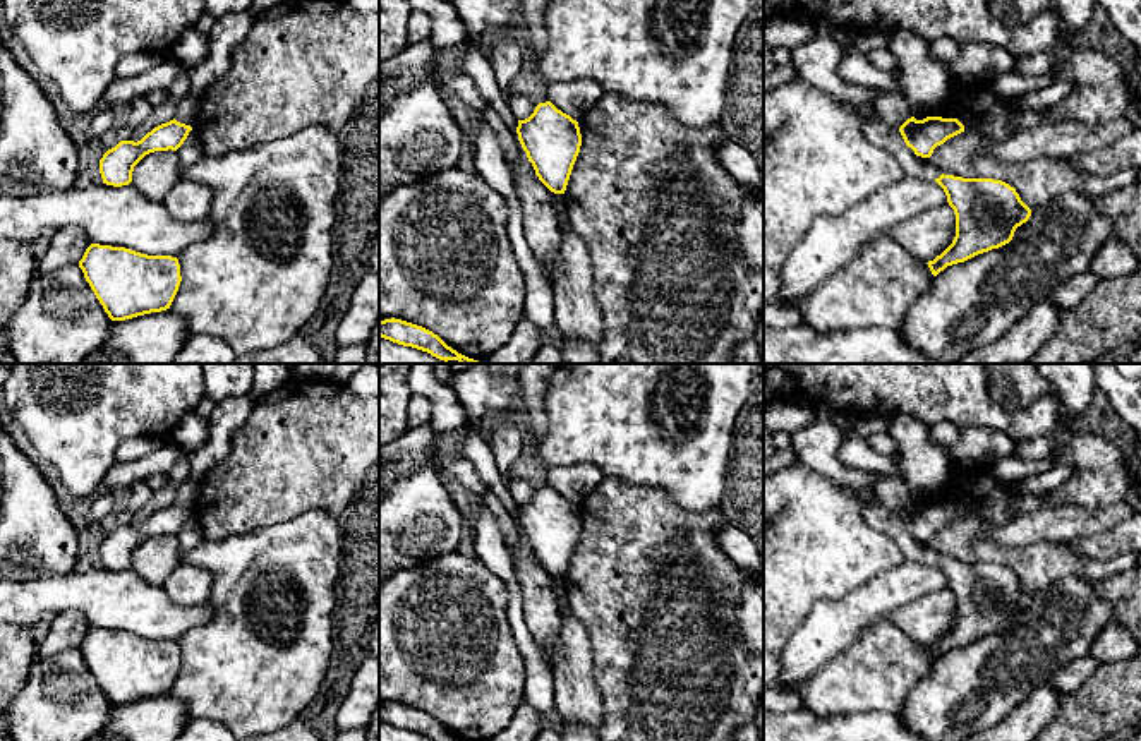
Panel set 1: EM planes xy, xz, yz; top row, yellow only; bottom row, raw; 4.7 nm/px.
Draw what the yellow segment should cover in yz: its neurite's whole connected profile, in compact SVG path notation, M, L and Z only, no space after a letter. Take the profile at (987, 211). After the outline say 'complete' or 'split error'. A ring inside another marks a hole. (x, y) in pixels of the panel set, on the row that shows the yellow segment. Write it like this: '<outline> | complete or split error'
M911 117L899 129L884 122L861 120L860 127L873 146L897 160L906 177L935 180L954 209L956 237L952 244L927 262L933 276L947 266L1009 244L1016 228L1029 220L1031 209L1009 184L993 178L944 175L930 161L937 146L964 132L957 118L916 120Z | split error

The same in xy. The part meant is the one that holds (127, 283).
M91 244L79 268L112 321L170 309L182 276L177 257Z | complete

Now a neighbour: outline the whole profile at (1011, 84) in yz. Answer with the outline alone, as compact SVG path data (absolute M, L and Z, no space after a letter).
M1017 72L1000 74L990 81L992 91L997 96L1014 99L1026 93L1048 87L1057 82L1057 75L1053 72L1047 72L1043 75L1023 75Z

